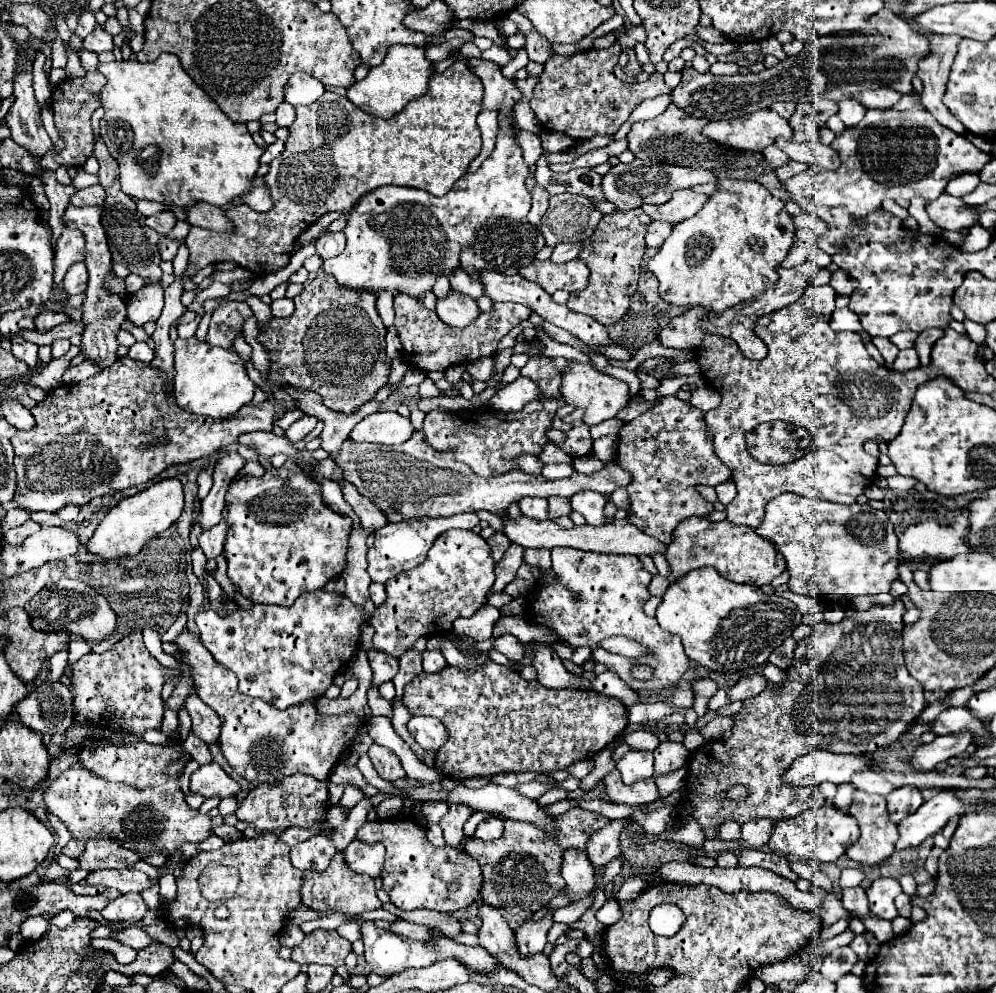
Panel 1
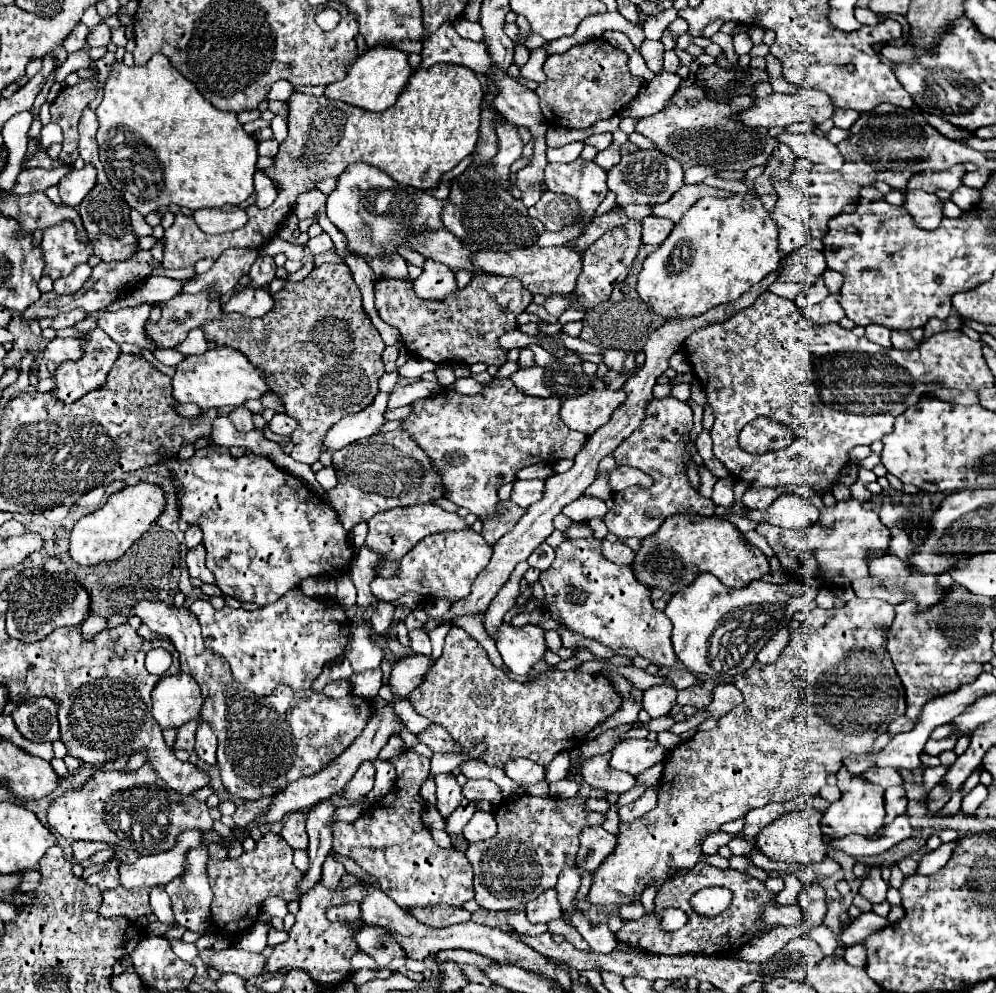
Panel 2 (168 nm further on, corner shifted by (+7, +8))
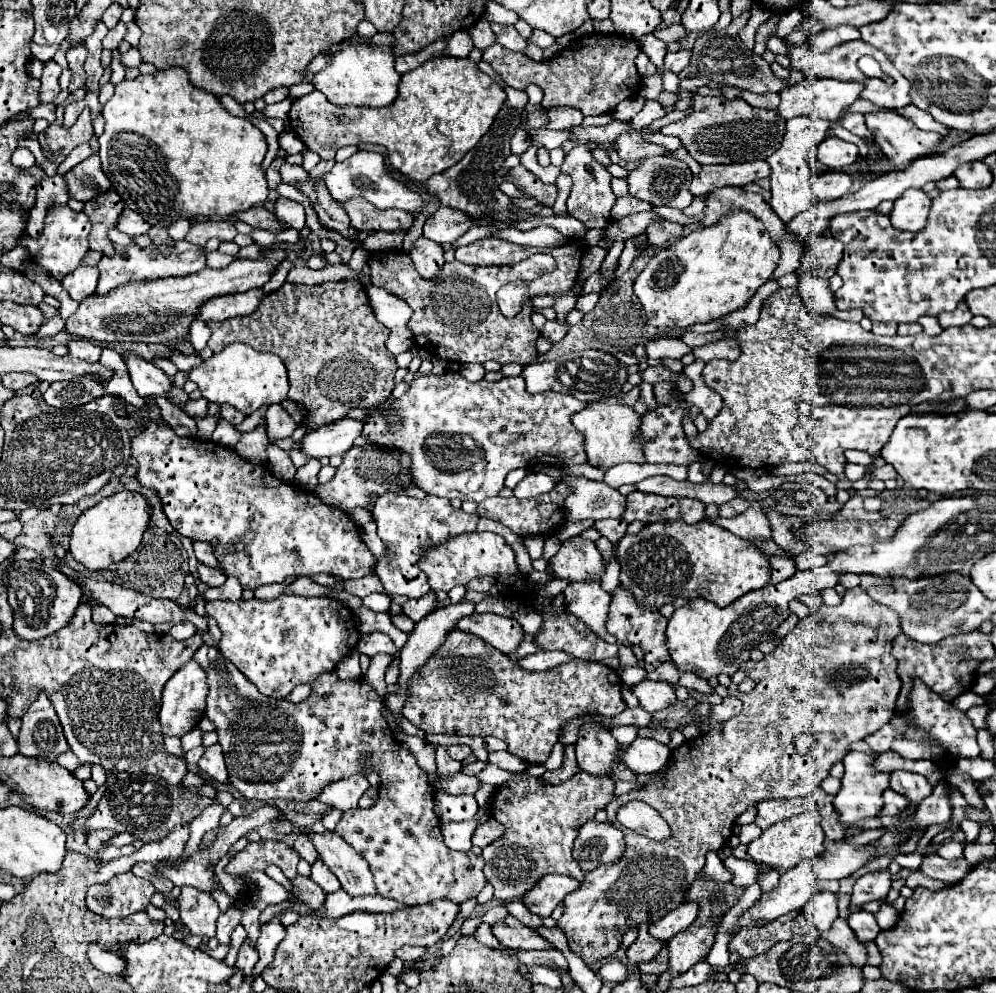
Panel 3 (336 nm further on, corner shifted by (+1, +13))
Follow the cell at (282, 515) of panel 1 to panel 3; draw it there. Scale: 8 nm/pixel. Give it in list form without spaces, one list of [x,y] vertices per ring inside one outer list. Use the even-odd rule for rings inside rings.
[[[148,423],[148,427],[132,441],[132,457],[138,461],[138,481],[148,489],[158,491],[172,527],[192,541],[200,539],[210,543],[224,573],[236,577],[242,583],[242,589],[256,591],[262,585],[284,583],[288,577],[316,573],[328,573],[340,579],[358,579],[374,573],[374,557],[348,513],[332,509],[332,505],[326,505],[312,491],[280,481],[264,465],[254,465],[242,459],[230,447],[180,437],[168,425]]]

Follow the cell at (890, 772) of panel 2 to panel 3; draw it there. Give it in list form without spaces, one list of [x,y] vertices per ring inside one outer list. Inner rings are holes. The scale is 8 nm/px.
[[[896,769],[890,773],[890,787],[896,793],[906,795],[912,803],[920,803],[932,793],[932,785],[922,775],[904,769]]]

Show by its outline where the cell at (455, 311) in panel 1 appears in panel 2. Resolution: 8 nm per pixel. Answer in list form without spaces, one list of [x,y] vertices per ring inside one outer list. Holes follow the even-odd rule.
[[[426,260],[422,266],[422,274],[414,280],[414,292],[424,300],[444,300],[452,292],[456,292],[456,280],[452,270],[440,262]]]

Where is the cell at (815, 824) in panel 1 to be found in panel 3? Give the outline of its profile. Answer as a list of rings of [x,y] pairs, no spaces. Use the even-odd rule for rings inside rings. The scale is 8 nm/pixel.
[[[808,811],[808,813],[794,815],[786,821],[780,821],[768,827],[766,831],[762,831],[762,835],[748,845],[748,855],[756,863],[766,863],[770,867],[778,867],[786,871],[790,867],[796,867],[806,857],[820,855],[824,851],[824,841],[826,841],[826,835],[820,825],[820,815],[816,811]]]

